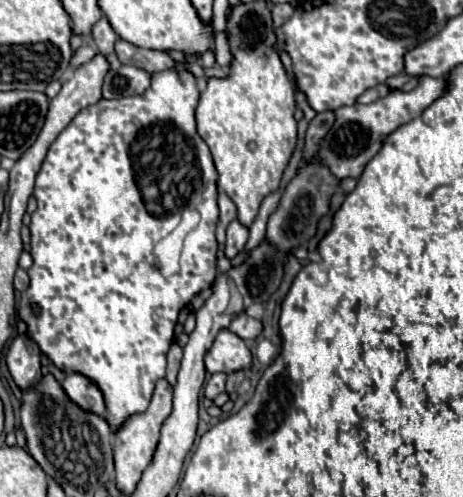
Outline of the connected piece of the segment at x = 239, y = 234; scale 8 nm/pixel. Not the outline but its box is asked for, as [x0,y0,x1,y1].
[224,221,248,259]

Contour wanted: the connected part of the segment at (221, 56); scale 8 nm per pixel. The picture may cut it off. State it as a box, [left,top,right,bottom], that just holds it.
[216,31,234,67]

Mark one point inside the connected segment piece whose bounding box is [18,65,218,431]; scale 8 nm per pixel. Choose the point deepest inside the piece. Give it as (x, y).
(108, 313)

